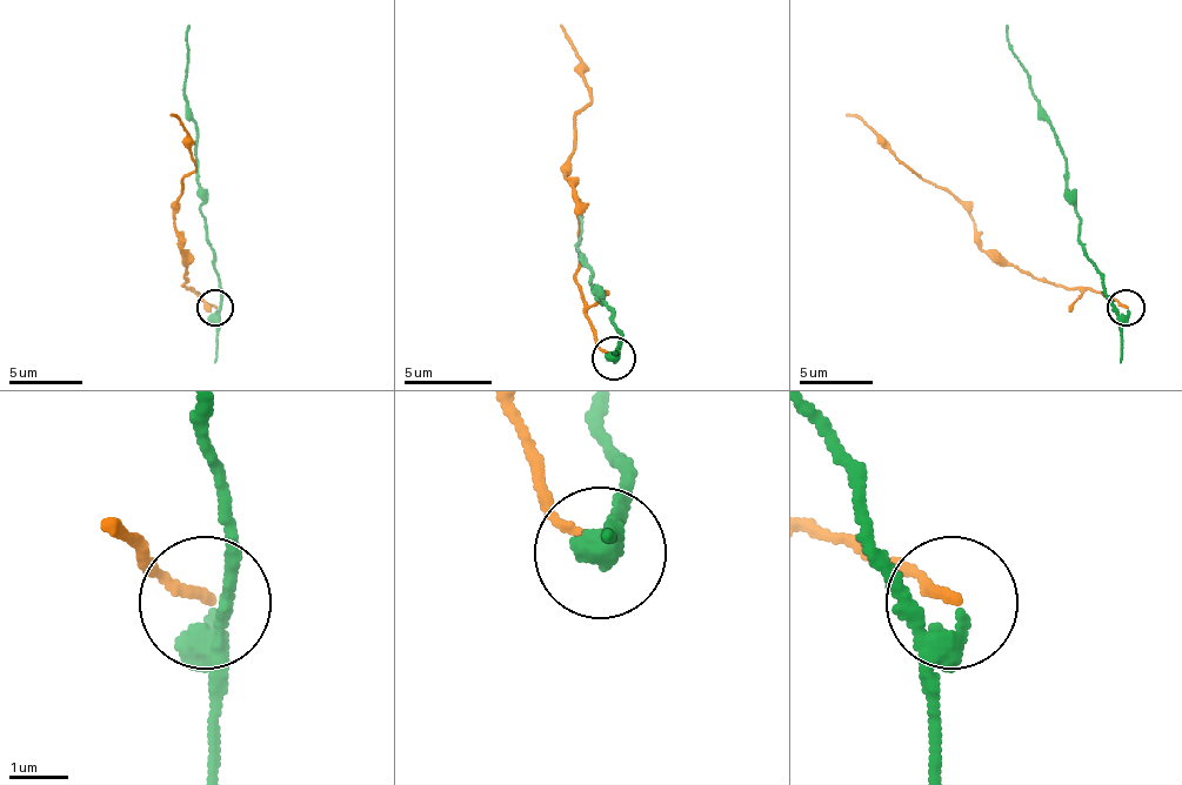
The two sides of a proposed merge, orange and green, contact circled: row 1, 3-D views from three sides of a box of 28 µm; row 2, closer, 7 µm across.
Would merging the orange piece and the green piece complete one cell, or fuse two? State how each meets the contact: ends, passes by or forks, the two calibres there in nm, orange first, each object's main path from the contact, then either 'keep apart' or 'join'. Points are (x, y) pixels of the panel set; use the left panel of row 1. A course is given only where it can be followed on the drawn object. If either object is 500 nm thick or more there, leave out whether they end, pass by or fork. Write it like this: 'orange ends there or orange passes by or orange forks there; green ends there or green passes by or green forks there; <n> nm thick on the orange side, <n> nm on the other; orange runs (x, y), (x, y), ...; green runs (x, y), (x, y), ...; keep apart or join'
orange ends there; green passes by; 170 nm thick on the orange side, 320 nm on the other; orange runs (214, 309), (185, 287), (185, 264), (173, 206), (195, 159), (188, 133), (169, 115); green runs (218, 309), (218, 272), (202, 195), (195, 185), (195, 122), (185, 93), (188, 24); keep apart

